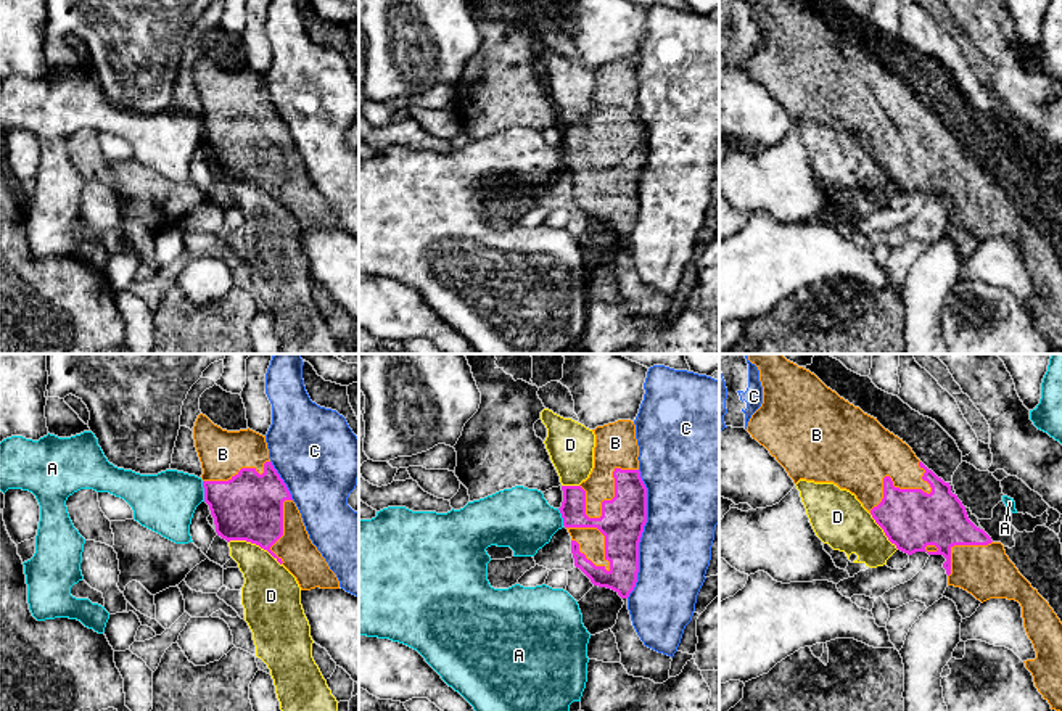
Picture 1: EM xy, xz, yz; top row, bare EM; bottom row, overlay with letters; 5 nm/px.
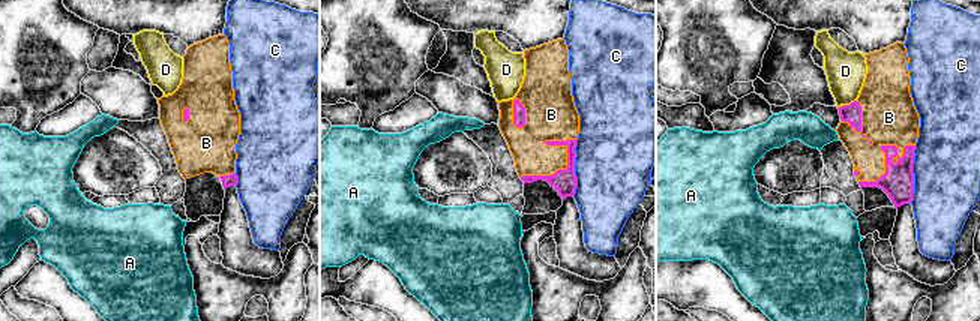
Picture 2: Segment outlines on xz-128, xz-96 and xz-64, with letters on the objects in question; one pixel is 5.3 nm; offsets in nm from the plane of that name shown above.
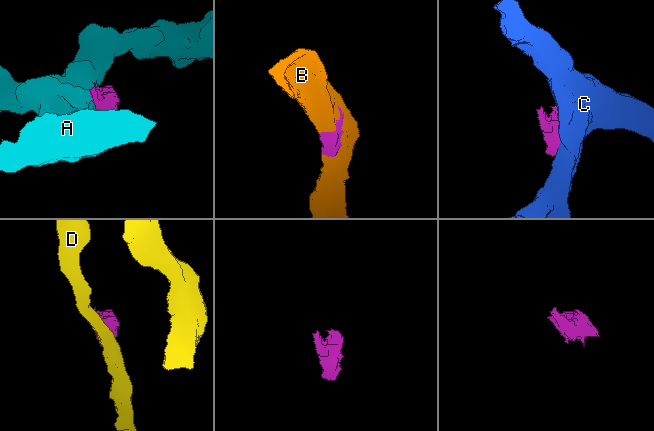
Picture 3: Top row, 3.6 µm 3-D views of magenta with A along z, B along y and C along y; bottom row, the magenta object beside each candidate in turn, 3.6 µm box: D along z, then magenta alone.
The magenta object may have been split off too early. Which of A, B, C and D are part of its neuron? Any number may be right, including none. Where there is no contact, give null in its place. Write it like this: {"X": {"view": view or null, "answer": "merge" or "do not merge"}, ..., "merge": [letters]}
{"A": {"view": "xy", "answer": "do not merge"}, "B": {"view": "yz", "answer": "merge"}, "C": {"view": "xz", "answer": "do not merge"}, "D": {"view": "xy", "answer": "do not merge"}, "merge": ["B"]}

